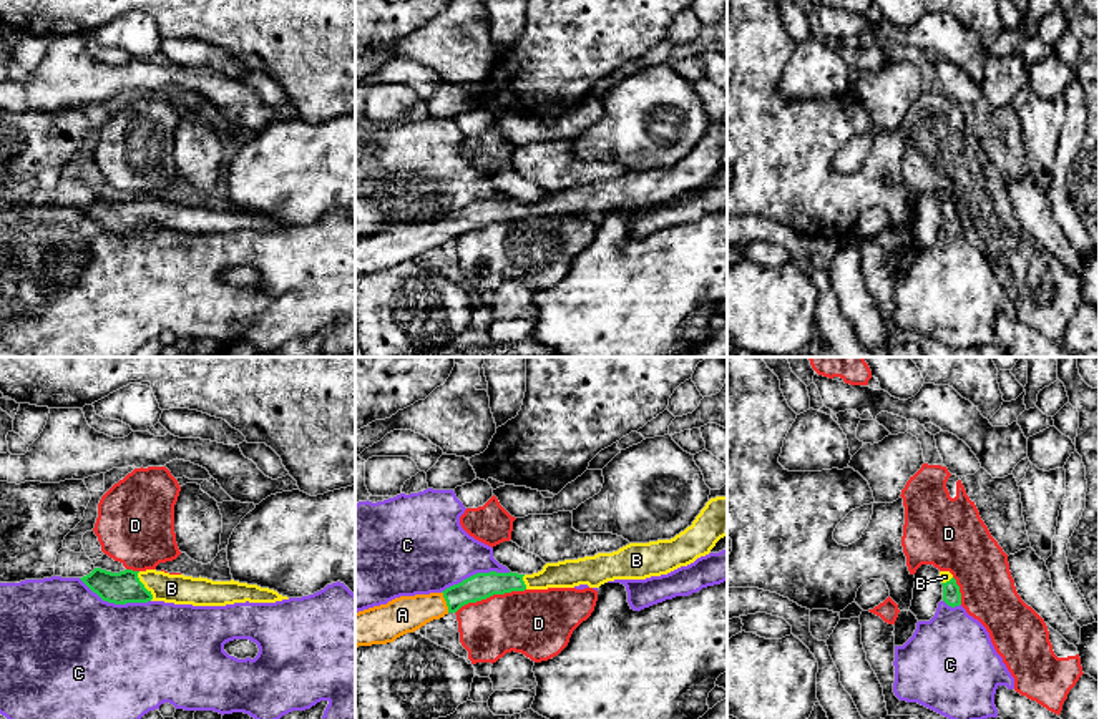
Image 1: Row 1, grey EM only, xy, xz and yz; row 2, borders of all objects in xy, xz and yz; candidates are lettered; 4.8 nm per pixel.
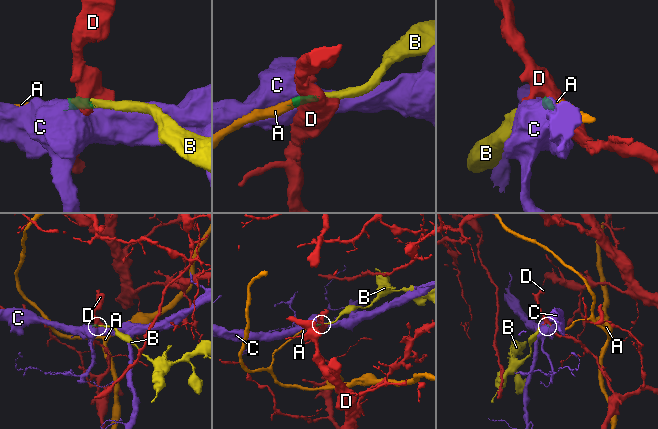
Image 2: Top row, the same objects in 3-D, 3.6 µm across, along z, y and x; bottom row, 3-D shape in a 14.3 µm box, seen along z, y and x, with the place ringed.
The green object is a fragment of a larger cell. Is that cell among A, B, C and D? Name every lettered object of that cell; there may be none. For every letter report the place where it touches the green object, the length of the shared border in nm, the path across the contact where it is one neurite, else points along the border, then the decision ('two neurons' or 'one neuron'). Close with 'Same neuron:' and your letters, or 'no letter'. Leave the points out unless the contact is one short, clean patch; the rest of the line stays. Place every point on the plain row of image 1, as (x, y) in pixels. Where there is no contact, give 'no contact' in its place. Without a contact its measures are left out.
A: meets green in xz at (447, 229); contact 110 nm long; runs through xz (478, 215), (447, 229), (402, 243); one neuron
B: meets green in xy at (143, 215); contact 160 nm long; runs through xy (125, 215), (143, 215), (171, 216); one neuron
C: meets green in xy at (115, 231); contact 360 nm long; two neurons
D: meets green in xz at (490, 223); contact 360 nm long; border along xz (525, 216), (468, 229), (455, 241); two neurons
Same neuron: A, B

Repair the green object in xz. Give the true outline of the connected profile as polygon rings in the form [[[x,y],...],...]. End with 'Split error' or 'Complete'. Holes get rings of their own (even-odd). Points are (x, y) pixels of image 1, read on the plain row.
[[[727,125],[711,126],[691,154],[671,168],[629,171],[613,181],[546,191],[533,203],[476,201],[442,221],[400,224],[355,241],[355,276],[387,272],[468,231],[525,218],[599,216],[614,208],[667,203],[706,184],[727,164]]]. Split error

